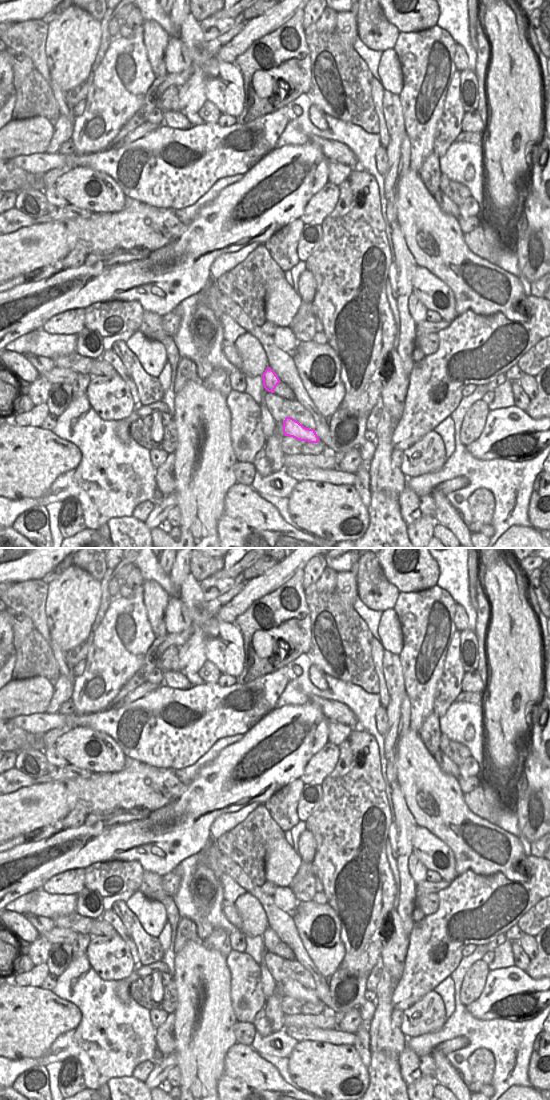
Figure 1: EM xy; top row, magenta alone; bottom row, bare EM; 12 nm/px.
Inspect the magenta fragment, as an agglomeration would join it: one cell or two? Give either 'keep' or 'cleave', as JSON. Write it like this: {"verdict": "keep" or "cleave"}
{"verdict": "cleave"}

